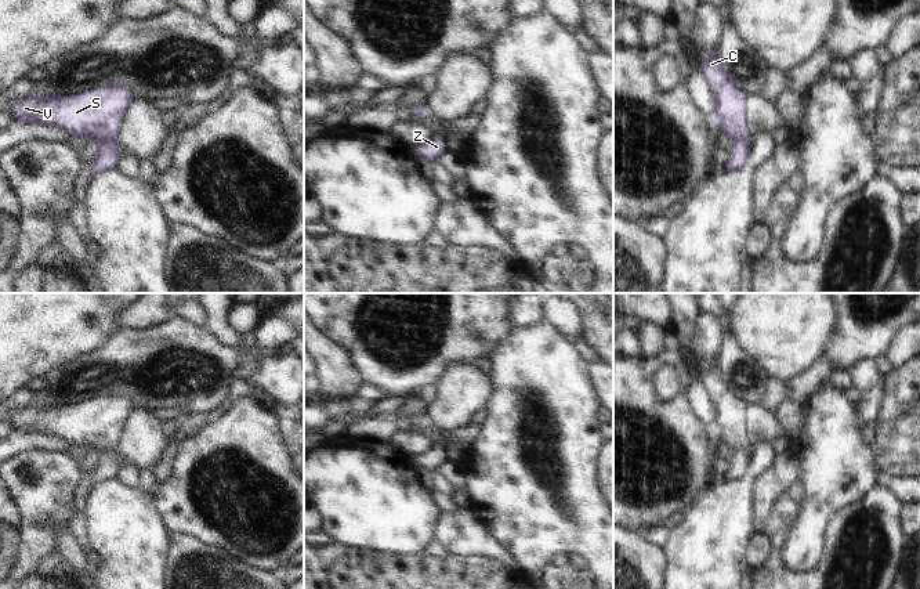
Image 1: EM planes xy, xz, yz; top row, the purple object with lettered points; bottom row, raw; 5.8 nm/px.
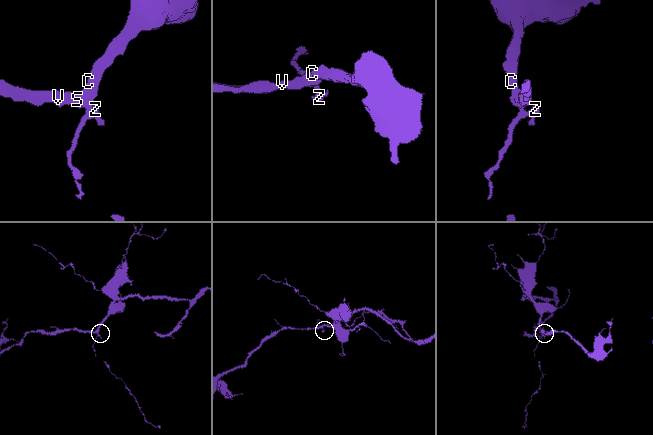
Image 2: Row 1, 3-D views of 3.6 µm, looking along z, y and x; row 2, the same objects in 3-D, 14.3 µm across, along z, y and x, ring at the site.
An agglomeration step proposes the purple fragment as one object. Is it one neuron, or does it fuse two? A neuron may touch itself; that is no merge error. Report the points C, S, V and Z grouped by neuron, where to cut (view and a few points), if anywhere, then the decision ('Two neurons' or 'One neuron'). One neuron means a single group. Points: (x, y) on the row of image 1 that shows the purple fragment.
Groups: C S V Z. No split. One neuron

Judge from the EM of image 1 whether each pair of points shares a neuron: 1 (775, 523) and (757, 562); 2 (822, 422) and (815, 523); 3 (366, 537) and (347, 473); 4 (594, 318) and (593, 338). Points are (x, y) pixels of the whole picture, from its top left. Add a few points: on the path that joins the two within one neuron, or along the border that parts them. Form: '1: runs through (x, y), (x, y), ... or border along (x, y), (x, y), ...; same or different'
1: border along (764, 533), (771, 550), (767, 562), (756, 568); different
2: runs through (822, 447), (822, 498); same
3: runs through (366, 521), (366, 502), (352, 488); same
4: runs through (594, 322), (594, 333); same

